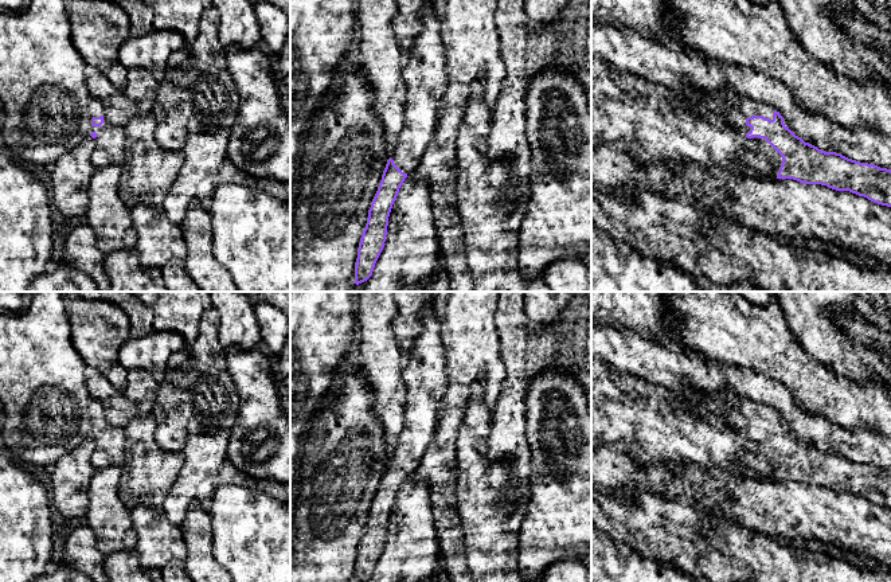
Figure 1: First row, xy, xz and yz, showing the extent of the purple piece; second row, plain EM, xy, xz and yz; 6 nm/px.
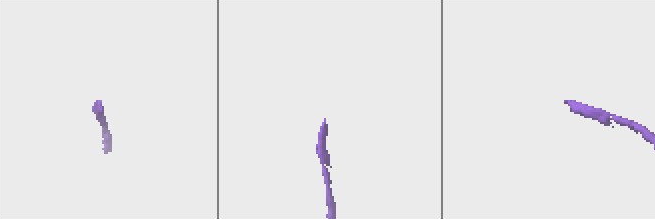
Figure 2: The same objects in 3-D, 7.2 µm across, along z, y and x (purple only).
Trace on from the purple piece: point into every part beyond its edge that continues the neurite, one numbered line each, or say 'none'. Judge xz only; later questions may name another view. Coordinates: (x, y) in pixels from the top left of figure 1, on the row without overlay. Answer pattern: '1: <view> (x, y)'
1: xz (425, 377)

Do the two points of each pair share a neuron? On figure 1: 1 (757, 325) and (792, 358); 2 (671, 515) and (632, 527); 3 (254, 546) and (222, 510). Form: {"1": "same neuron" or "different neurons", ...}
{"1": "same neuron", "2": "same neuron", "3": "same neuron"}

